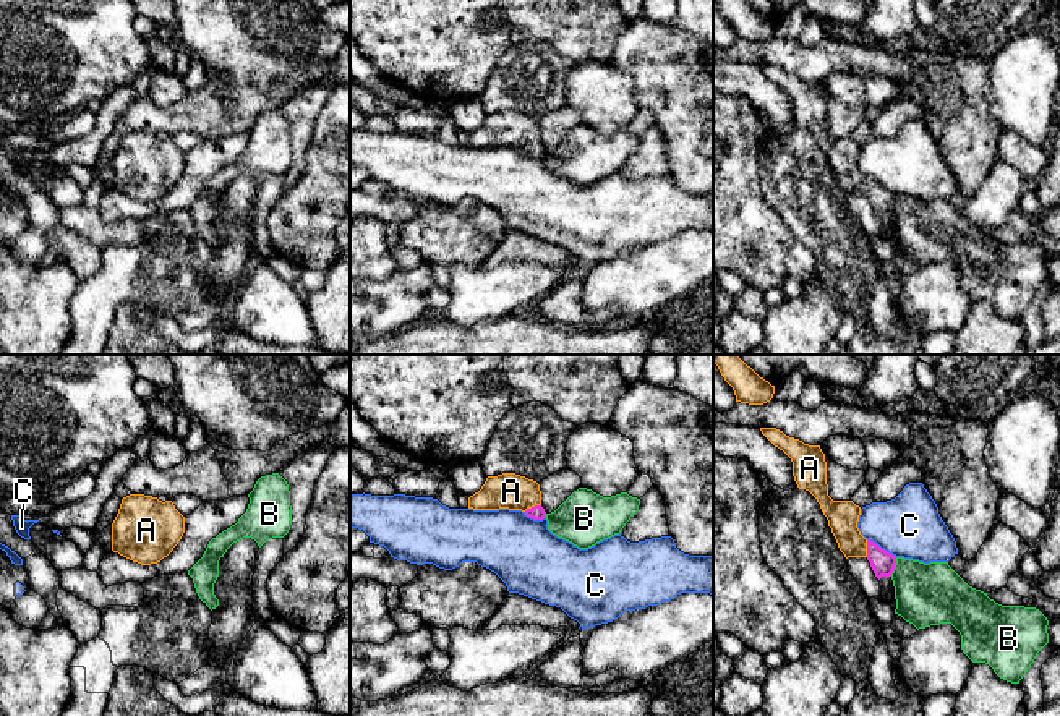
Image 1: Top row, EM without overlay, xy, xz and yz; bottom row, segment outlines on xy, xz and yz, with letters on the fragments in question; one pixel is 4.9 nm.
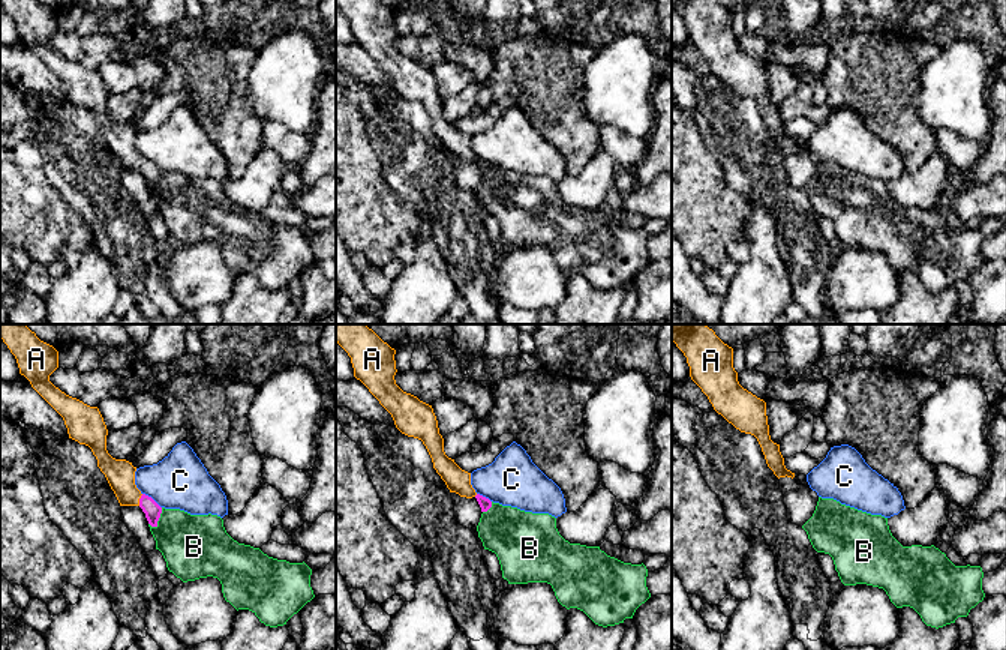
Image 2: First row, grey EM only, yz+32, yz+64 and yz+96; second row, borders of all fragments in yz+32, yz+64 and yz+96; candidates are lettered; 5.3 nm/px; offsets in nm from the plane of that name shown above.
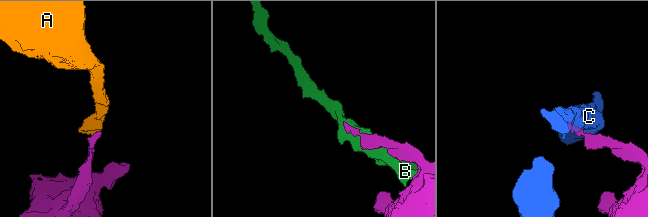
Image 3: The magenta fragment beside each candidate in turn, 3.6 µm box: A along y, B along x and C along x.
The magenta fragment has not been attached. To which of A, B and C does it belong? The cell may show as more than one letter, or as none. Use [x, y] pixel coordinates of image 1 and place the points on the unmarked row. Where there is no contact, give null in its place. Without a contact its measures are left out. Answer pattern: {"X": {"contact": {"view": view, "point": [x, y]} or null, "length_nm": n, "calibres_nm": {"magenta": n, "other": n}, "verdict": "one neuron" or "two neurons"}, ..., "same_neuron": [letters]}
{"A": {"contact": {"view": "yz", "point": [867, 185]}, "length_nm": 90, "calibres_nm": {"magenta": 120, "other": 160}, "verdict": "one neuron"}, "B": {"contact": {"view": "yz", "point": [893, 204]}, "length_nm": 100, "calibres_nm": {"magenta": 120, "other": 300}, "verdict": "two neurons"}, "C": {"contact": {"view": "yz", "point": [880, 185]}, "length_nm": 180, "calibres_nm": {"magenta": 120, "other": 320}, "verdict": "two neurons"}, "same_neuron": ["A"]}

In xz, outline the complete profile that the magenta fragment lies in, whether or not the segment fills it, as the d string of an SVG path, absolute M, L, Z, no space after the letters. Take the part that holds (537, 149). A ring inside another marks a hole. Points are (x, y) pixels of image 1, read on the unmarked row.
M515 110L488 113L481 126L468 134L468 146L522 147L533 157L543 157L546 154L541 144L540 121Z

